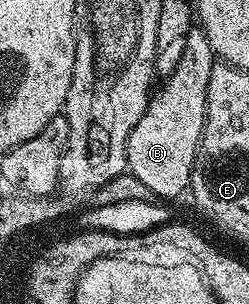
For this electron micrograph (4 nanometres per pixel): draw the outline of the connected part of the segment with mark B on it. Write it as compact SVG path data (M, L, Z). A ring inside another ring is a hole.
M195 26L187 34L187 46L183 46L179 64L169 76L164 77L165 89L150 95L145 113L127 138L128 171L150 190L155 190L159 198L177 196L189 188L197 147L201 145L207 114L207 82L211 82L214 63L207 34Z

